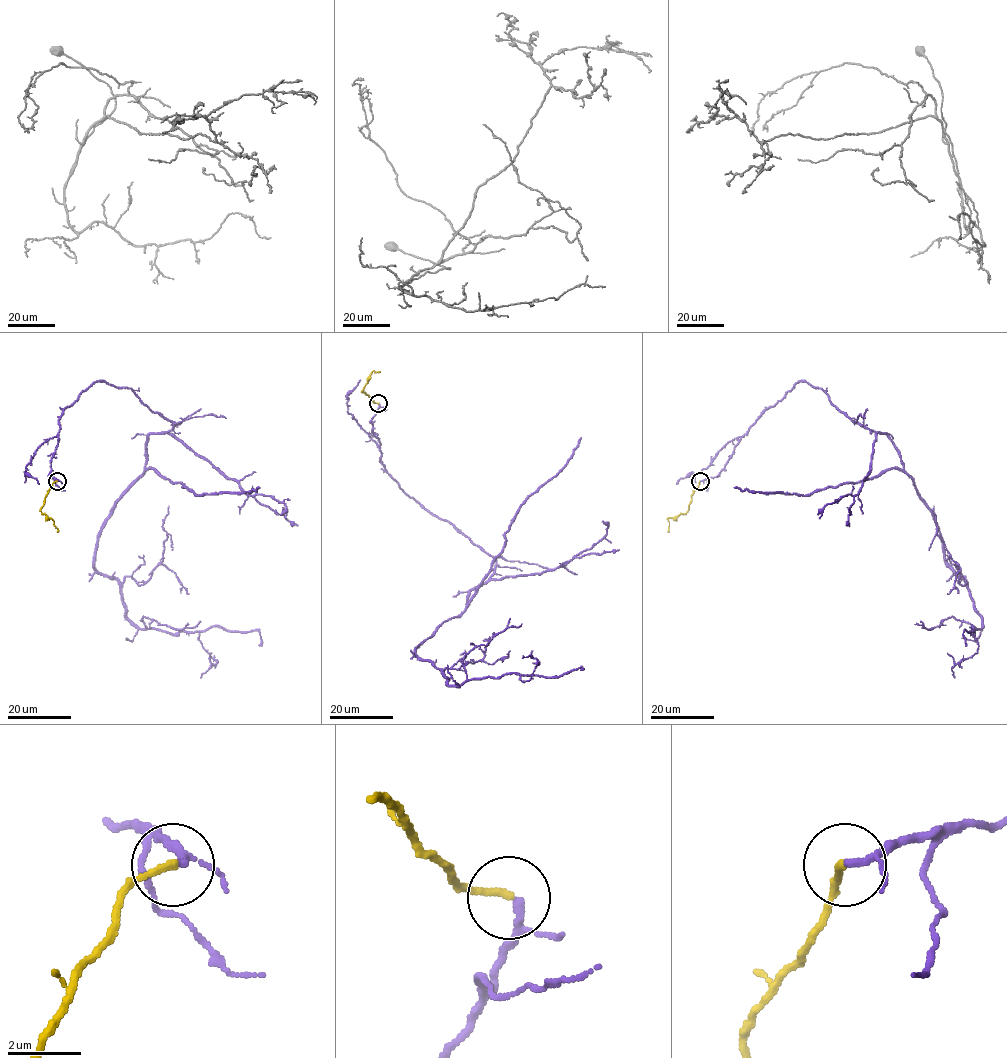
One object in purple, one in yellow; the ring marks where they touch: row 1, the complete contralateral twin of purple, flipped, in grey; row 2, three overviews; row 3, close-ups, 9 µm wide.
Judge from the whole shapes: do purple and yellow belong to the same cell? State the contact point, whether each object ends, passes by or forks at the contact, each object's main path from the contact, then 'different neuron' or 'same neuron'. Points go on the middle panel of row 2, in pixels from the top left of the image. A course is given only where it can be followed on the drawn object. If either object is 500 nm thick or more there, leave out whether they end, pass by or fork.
(378, 403) | purple passes by | yellow ends | purple via (378, 404), (372, 432), (385, 469), (496, 561), (467, 608), (415, 654), (449, 685), (581, 670) | yellow via (378, 404), (362, 392), (370, 374), (378, 371) | same neuron

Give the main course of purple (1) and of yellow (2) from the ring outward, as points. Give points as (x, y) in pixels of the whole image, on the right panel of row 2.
1: (700, 481), (800, 381), (820, 388), (897, 450), (981, 618), (966, 646)
2: (700, 481), (688, 510), (668, 519), (668, 532)

